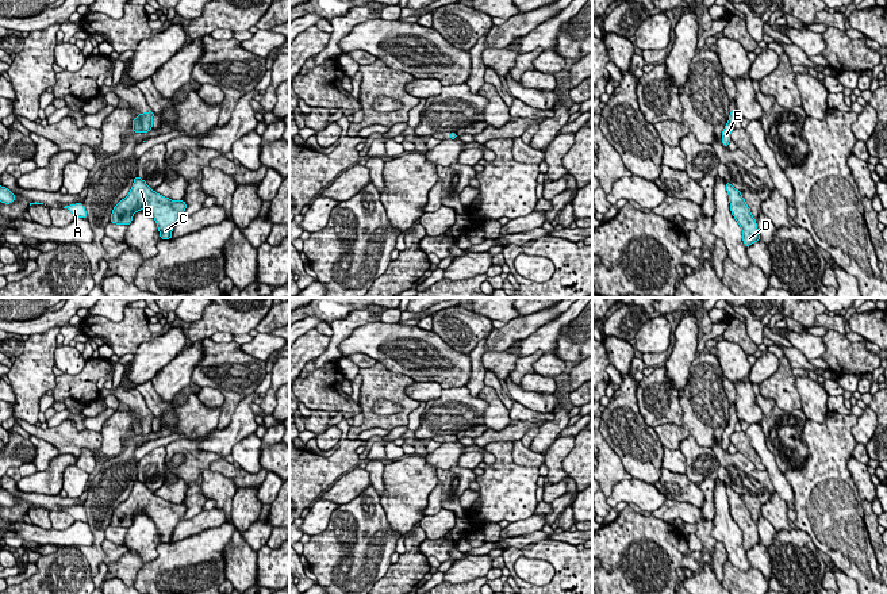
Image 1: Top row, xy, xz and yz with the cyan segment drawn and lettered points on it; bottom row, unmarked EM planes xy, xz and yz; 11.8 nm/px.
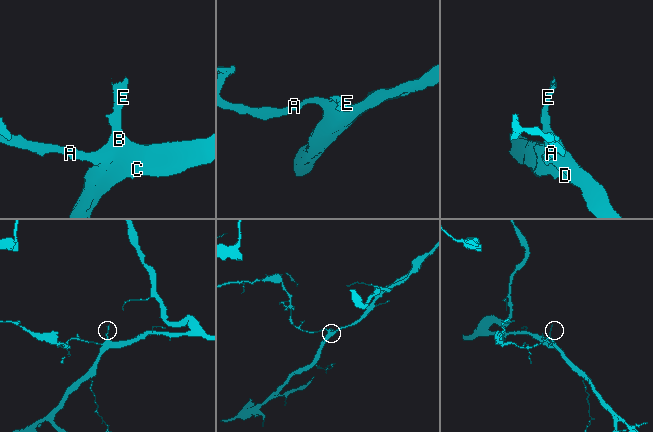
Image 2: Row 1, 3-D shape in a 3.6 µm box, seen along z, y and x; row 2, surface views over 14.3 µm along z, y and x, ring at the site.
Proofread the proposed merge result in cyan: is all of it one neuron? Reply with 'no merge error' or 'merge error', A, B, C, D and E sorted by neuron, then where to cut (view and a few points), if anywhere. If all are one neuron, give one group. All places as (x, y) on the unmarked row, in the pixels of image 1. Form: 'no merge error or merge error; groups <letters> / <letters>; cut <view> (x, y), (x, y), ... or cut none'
no merge error; groups A B C D E; cut none

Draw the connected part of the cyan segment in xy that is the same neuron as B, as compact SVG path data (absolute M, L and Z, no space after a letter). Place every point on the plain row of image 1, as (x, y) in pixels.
M135 479L128 498L114 510L110 526L128 529L134 517L145 513L154 521L161 544L172 543L173 530L184 518L185 511L184 503L165 501L151 493L139 479Z

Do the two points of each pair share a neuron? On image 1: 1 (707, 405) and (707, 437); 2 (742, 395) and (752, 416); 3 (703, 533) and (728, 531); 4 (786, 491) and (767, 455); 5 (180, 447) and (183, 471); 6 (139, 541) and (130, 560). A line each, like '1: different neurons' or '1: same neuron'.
1: same neuron
2: same neuron
3: different neurons
4: same neuron
5: same neuron
6: different neurons

